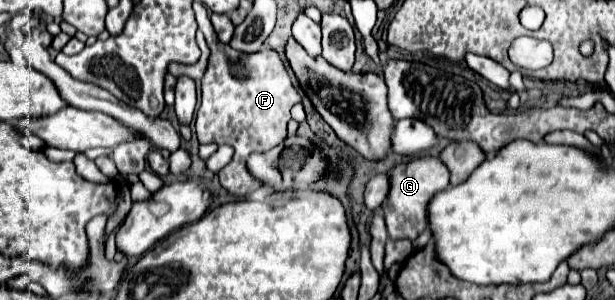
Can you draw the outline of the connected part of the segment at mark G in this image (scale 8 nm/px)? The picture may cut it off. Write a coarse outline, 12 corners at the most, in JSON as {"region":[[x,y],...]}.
{"region":[[415,157],[367,181],[391,239],[427,229],[429,199],[449,187],[437,157]]}

